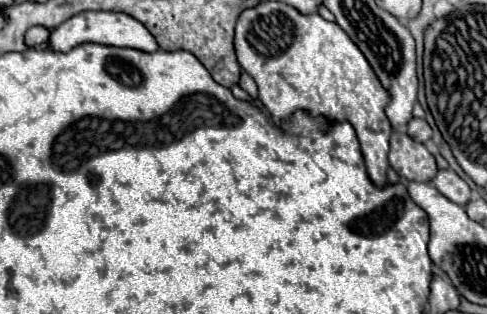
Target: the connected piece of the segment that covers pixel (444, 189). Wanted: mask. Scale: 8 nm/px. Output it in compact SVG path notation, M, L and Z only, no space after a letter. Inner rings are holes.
M451 169L439 171L431 183L433 183L433 187L441 195L445 195L449 201L453 201L457 205L467 205L467 201L471 197L469 185L455 171L451 171Z

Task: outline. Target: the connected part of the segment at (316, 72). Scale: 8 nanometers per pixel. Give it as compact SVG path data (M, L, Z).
M265 1L255 9L247 9L241 13L235 25L233 45L239 65L257 83L259 99L277 127L281 127L285 119L289 119L295 111L305 111L309 117L325 117L327 121L349 121L361 143L361 153L365 157L371 181L377 187L387 185L387 151L391 125L385 115L385 105L389 103L389 93L375 77L359 47L347 37L347 33L337 23L329 23L317 13L301 15L295 7L283 1Z

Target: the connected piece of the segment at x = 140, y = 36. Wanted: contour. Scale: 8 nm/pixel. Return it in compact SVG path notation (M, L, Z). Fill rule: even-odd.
M83 11L67 21L63 21L59 27L55 27L49 35L49 49L53 51L71 51L75 45L81 43L101 43L101 45L115 45L115 47L129 47L139 49L145 53L153 53L159 49L155 37L145 29L145 25L139 25L133 17L127 17L125 13L115 11Z

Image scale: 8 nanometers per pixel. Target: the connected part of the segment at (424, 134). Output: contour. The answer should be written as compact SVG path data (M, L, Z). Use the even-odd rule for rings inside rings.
M411 119L407 125L407 133L419 143L425 143L427 139L431 139L431 127L427 125L425 119Z

